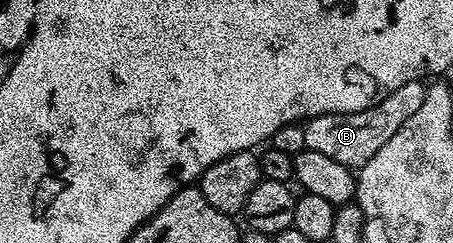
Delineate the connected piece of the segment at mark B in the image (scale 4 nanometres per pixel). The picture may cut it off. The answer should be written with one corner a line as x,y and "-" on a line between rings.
423,82
407,83
394,89
390,97
378,101
378,105
370,109
358,113
330,113
307,120
303,124
306,148
314,153
323,153
338,161
338,165
359,169
374,157
374,153
378,153
378,149
382,149
382,145
386,145
386,141
390,141
390,137
394,137
394,133
398,133
398,129
402,129
402,125
406,125
406,121
410,121
410,117
414,117
414,113
418,113
422,101
426,101
427,92
428,87

